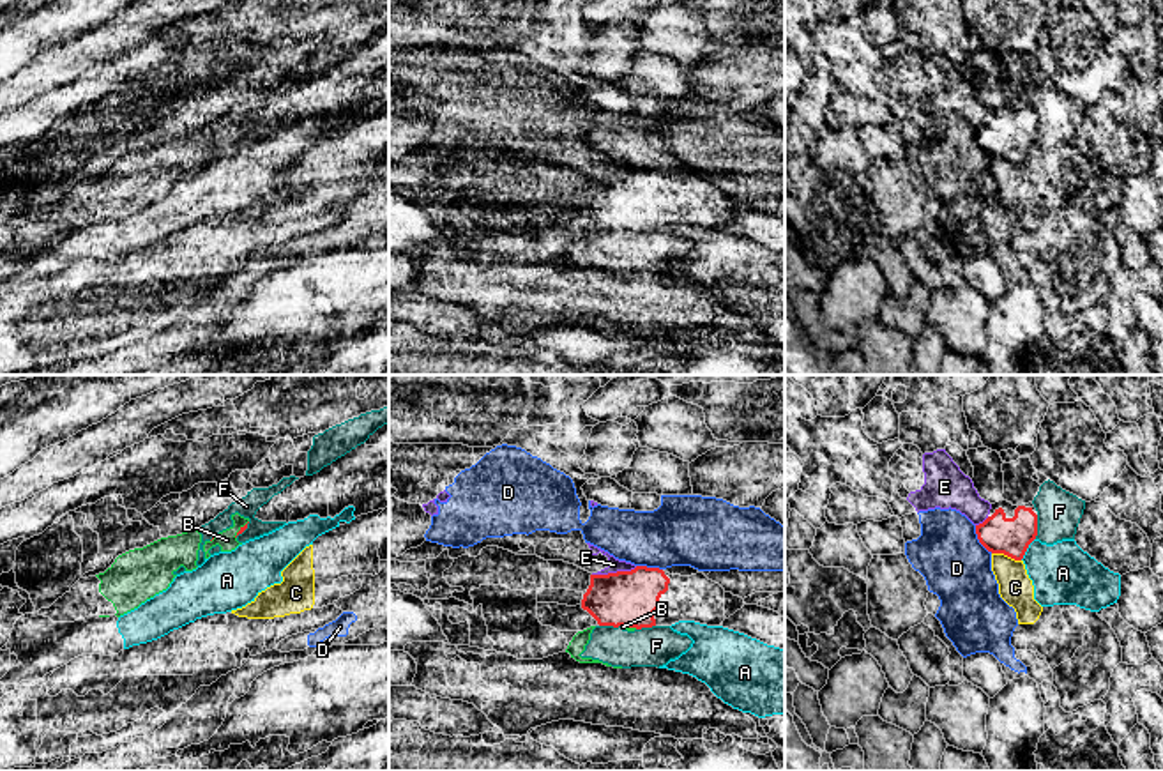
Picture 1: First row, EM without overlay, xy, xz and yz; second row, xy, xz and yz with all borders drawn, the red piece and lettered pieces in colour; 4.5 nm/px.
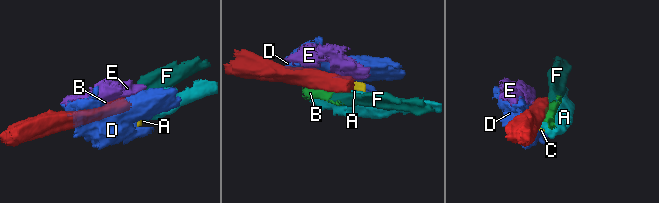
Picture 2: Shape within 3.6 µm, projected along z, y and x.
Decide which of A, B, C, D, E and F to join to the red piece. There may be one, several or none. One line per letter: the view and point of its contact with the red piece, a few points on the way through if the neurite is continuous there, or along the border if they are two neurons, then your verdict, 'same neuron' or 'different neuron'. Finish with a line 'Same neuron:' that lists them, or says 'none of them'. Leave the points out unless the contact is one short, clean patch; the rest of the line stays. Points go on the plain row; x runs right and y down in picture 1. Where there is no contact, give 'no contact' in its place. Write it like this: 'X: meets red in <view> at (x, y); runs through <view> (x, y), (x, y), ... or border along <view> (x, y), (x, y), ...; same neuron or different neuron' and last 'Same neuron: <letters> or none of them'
A: meets red in yz at (1027, 151); different neuron
B: meets red in xy at (241, 133); different neuron
C: meets red in yz at (1006, 158); border along yz (992, 156), (1003, 156), (1020, 165); different neuron
D: meets red in yz at (978, 142); different neuron
E: meets red in xz at (614, 177); border along xz (637, 170), (626, 175), (592, 179); different neuron
F: meets red in yz at (1036, 131); different neuron
Same neuron: none of them

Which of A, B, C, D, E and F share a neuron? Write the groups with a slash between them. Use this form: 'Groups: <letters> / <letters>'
Groups: A / B F / C / D / E

